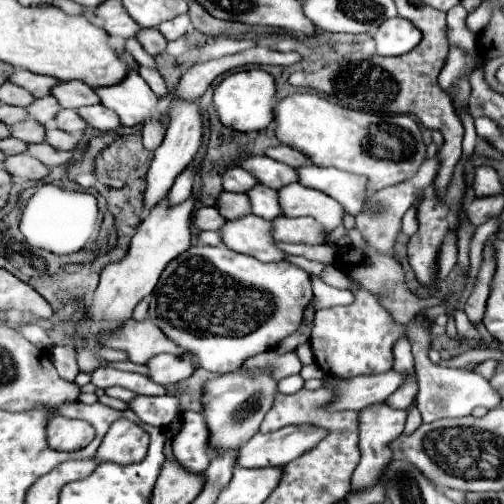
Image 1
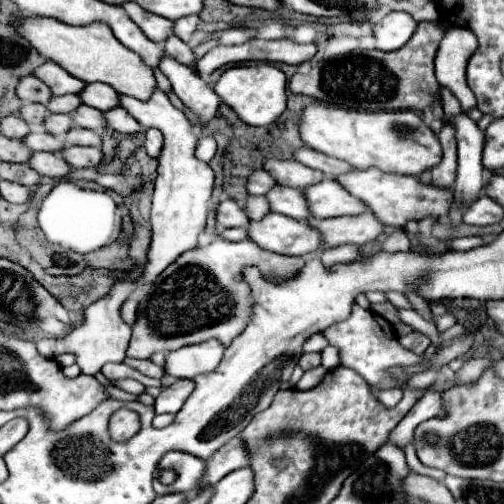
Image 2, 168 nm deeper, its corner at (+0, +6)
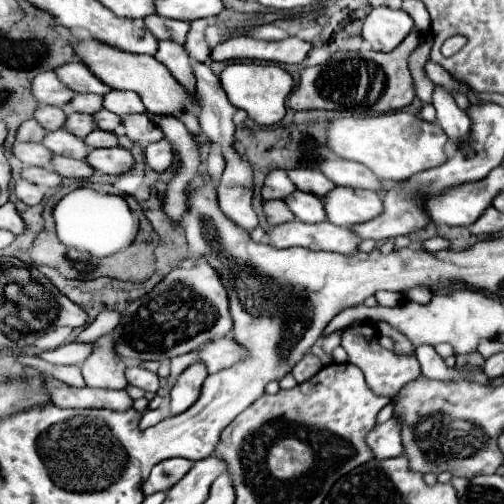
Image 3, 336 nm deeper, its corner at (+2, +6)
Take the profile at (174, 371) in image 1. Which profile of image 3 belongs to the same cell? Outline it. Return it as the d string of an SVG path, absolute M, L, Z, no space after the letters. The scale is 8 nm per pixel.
M231 337L209 341L197 353L199 353L199 361L207 367L209 373L217 373L229 367L231 363L243 359L243 349L239 349L239 345L235 345Z

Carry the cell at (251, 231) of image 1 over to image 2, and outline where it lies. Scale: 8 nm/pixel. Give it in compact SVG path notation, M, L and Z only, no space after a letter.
M269 213L261 221L253 221L249 237L263 249L279 255L309 255L321 249L321 233L317 229L309 229L305 221L279 213Z

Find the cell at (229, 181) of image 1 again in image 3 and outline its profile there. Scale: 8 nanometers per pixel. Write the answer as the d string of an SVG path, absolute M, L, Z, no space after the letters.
M273 169L263 183L261 197L263 199L283 199L295 191L295 185L291 185L291 179L287 179L287 173L281 169Z

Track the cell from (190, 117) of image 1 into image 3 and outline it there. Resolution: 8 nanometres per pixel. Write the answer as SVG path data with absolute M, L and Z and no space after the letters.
M159 41L155 59L169 69L169 73L179 81L179 85L183 85L189 91L195 91L195 75L191 71L189 55L183 47L179 47L173 41Z

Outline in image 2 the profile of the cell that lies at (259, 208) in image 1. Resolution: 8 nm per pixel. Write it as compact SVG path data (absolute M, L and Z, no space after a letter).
M275 185L267 193L267 199L271 203L271 211L275 211L275 213L281 213L281 215L287 215L287 217L293 217L293 219L311 217L303 191Z

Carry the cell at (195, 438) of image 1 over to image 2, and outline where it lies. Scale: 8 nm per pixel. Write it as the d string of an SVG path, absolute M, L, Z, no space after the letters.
M169 451L161 461L159 461L159 469L173 469L177 471L177 481L173 485L161 485L155 473L153 479L153 489L157 495L167 495L167 493L185 493L189 495L191 489L195 489L195 485L199 483L203 471L205 471L205 463L193 455L187 455L183 451Z

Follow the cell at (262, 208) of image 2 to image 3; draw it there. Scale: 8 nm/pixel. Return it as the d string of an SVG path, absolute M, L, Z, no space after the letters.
M263 201L263 211L265 211L265 217L267 217L267 223L273 227L273 225L279 225L279 223L285 223L285 221L293 221L293 213L287 209L287 205L283 205L283 201Z

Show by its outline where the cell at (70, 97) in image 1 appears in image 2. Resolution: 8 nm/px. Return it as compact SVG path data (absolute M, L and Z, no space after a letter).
M89 83L83 91L81 91L81 99L85 105L91 105L91 107L97 107L101 111L107 111L107 109L113 109L113 107L119 107L119 101L117 101L117 91L105 83Z

